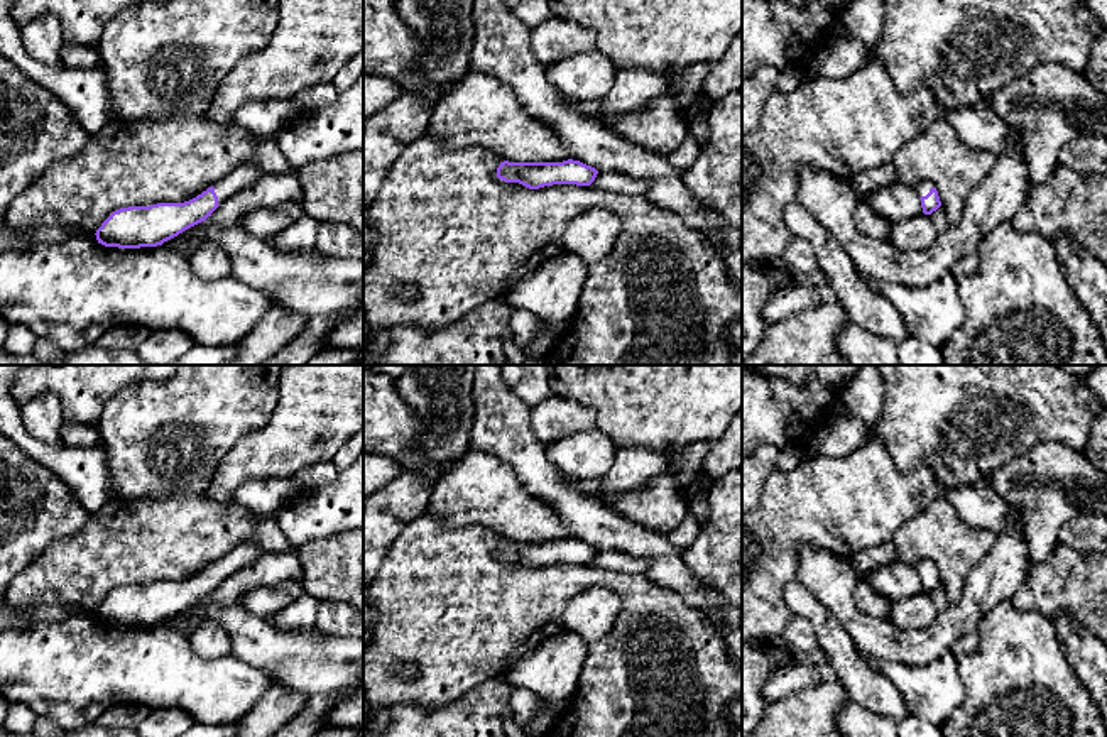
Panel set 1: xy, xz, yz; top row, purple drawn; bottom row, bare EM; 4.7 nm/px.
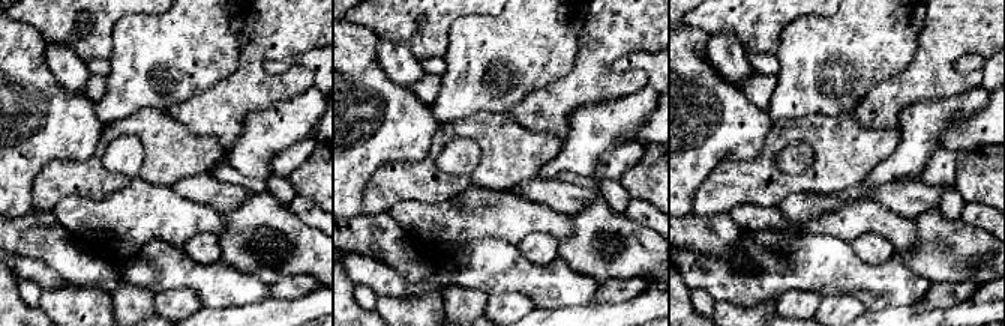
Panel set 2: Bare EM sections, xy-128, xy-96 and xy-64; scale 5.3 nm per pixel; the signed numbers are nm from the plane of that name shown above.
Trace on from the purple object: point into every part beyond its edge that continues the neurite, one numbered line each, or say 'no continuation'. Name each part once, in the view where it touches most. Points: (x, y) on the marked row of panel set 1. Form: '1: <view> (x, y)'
1: xy (247, 174)

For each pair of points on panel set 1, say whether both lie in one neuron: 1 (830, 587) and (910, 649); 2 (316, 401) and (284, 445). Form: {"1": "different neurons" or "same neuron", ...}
{"1": "same neuron", "2": "same neuron"}

